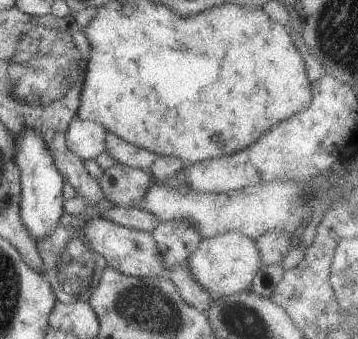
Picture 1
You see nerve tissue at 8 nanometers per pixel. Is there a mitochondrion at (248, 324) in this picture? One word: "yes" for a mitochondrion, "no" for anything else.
yes

